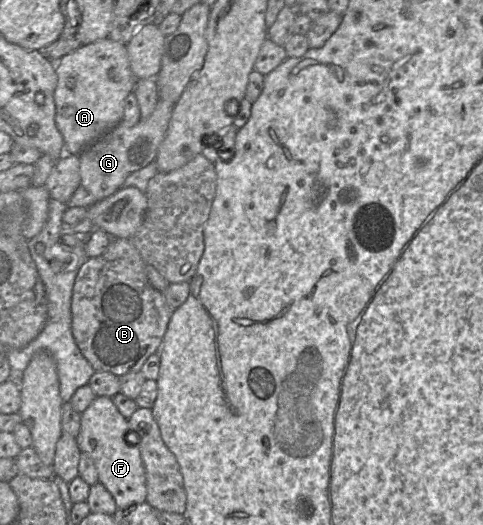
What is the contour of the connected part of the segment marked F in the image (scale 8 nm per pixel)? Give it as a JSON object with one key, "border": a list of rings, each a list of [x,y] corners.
{"border":[[[96,397],[81,413],[81,427],[76,437],[79,449],[93,460],[98,471],[98,482],[113,496],[118,509],[146,502],[146,474],[137,445],[128,444],[125,436],[129,431],[126,419],[115,406],[111,397]]]}

